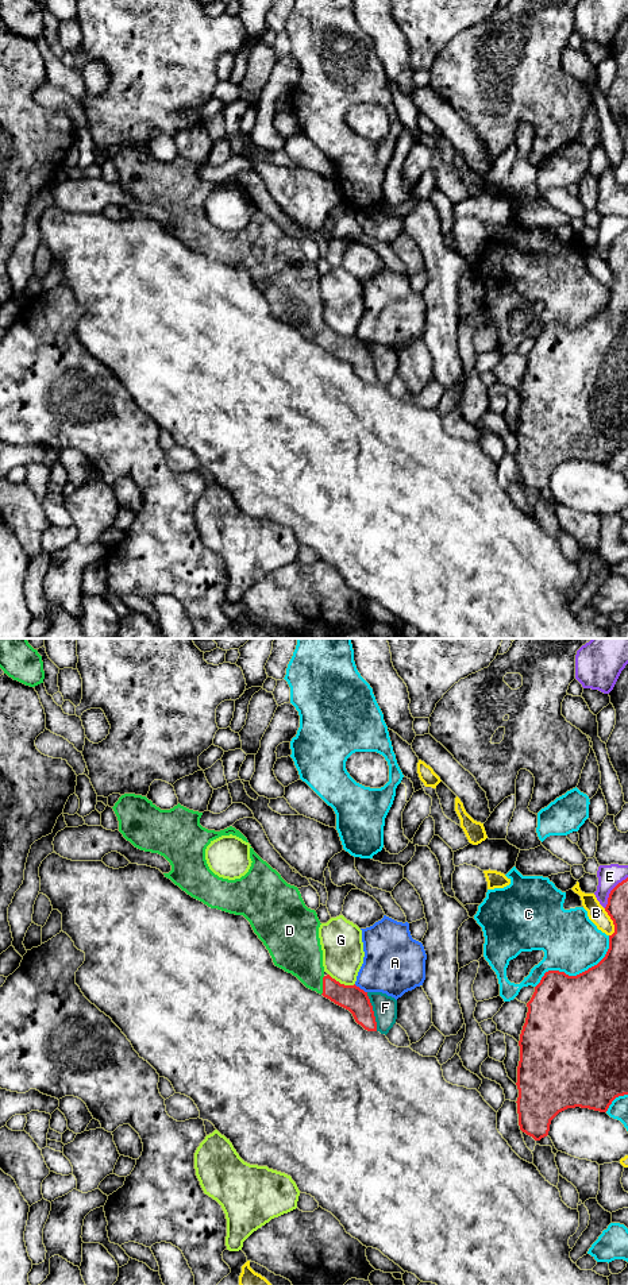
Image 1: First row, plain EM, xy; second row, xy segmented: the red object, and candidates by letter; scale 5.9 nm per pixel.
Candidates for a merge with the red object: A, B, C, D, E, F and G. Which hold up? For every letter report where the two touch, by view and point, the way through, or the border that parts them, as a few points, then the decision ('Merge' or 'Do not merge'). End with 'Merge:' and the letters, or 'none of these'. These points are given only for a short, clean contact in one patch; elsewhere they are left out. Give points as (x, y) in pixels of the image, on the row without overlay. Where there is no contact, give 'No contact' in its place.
A: Touches red at xy (359, 340). Boundary: xy (354, 336), (366, 344). Do not merge
B: Touches red at xy (613, 274). Do not merge
C: Touches red at xy (577, 327). Do not merge
D: Touches red at xy (323, 338). Path across: xy (351, 350), (323, 338), (311, 325), (299, 304). Merge
E: Touches red at xy (611, 243). Do not merge
F: Touches red at xy (373, 363). Do not merge
G: Touches red at xy (342, 336). Do not merge
Merge: D

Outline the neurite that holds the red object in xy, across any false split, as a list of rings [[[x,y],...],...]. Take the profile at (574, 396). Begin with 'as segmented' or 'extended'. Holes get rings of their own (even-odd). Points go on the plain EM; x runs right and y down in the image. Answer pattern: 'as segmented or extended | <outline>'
as segmented | [[[628,229],[610,243],[605,263],[614,277],[605,309],[577,328],[546,324],[527,355],[528,364],[519,393],[516,455],[520,482],[535,493],[547,489],[551,472],[567,460],[606,464],[616,449],[628,447]]]

